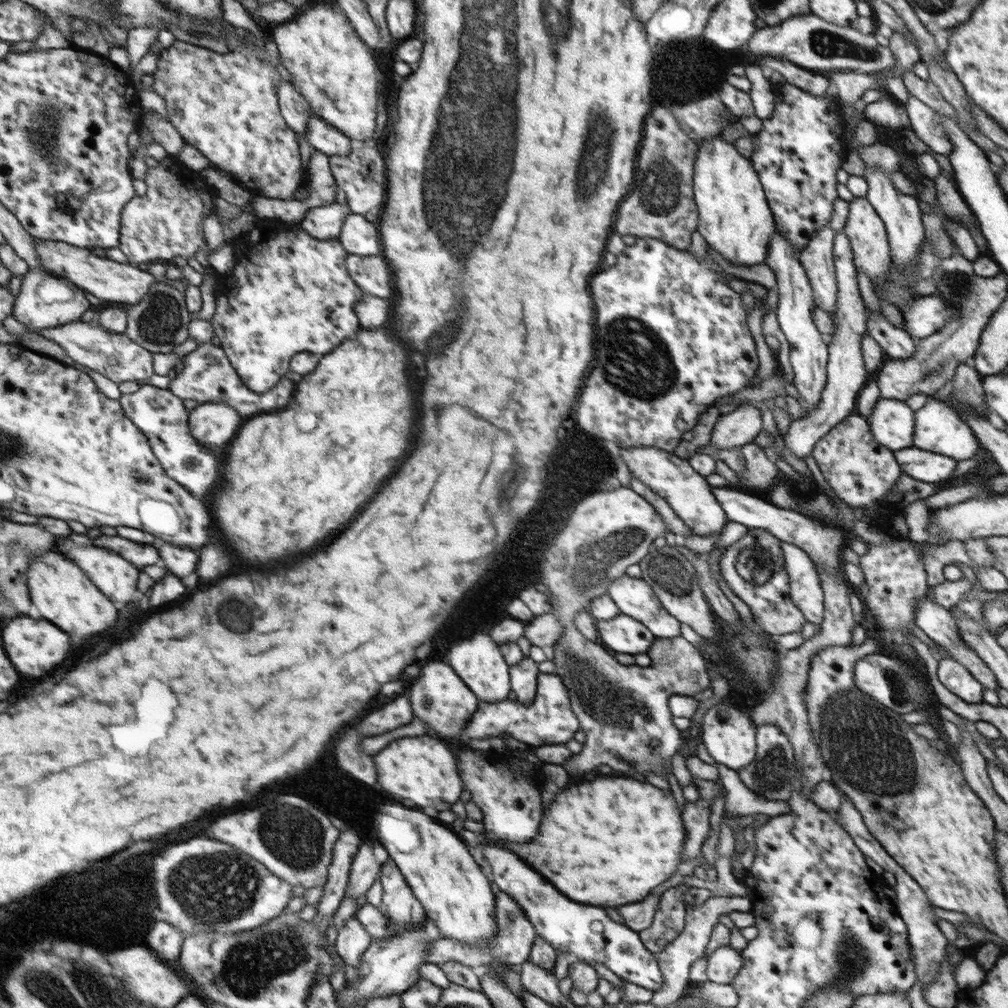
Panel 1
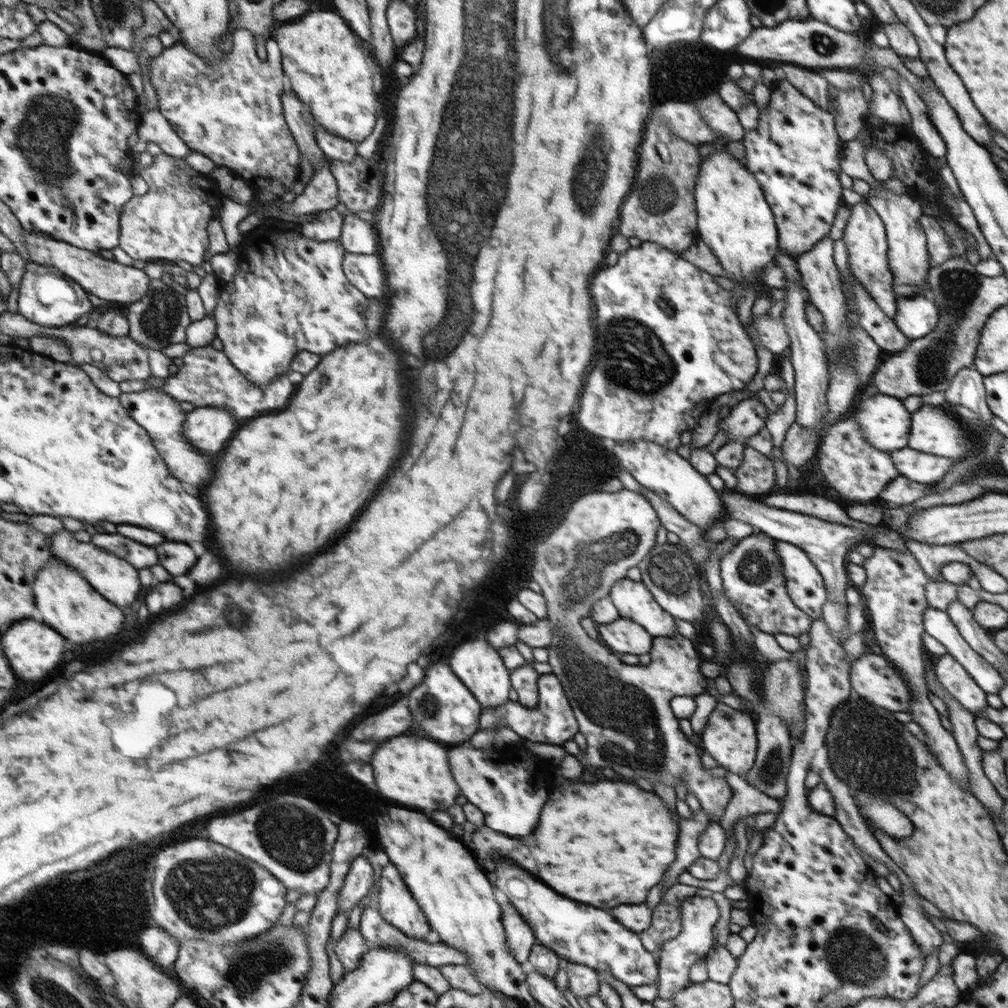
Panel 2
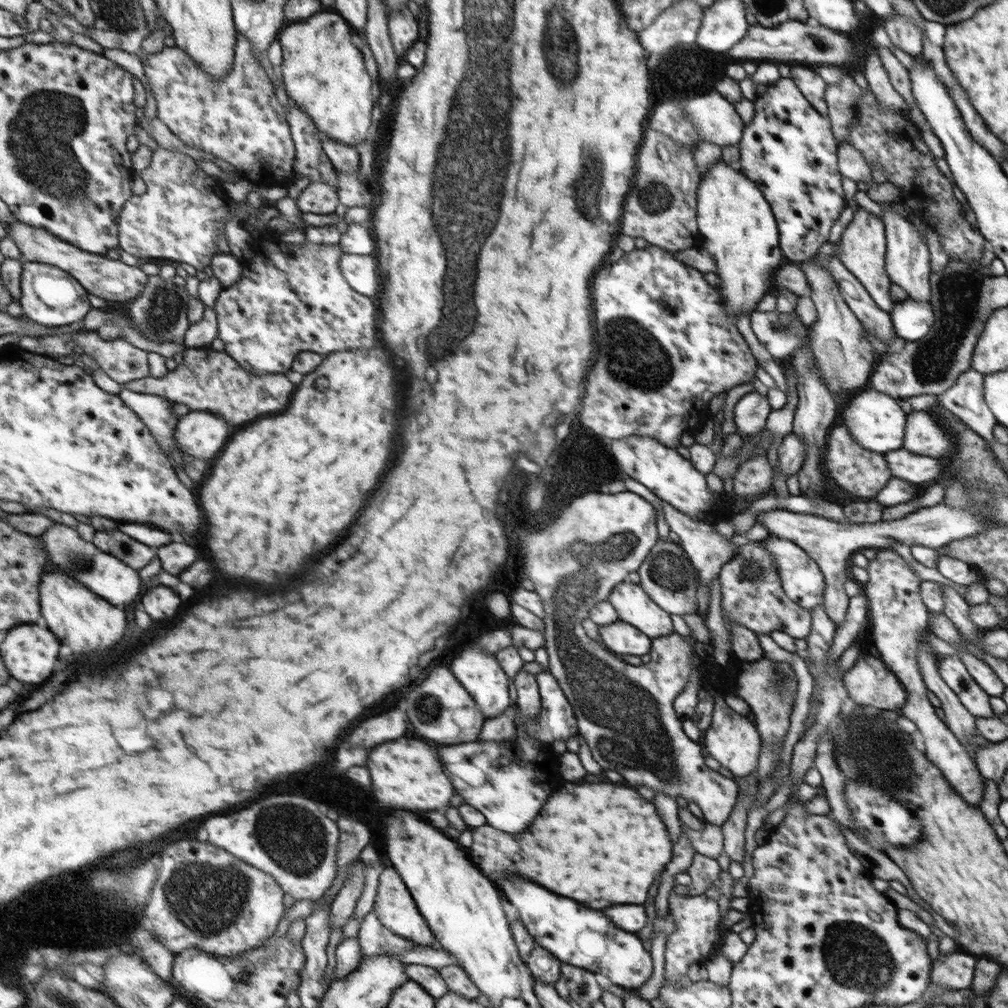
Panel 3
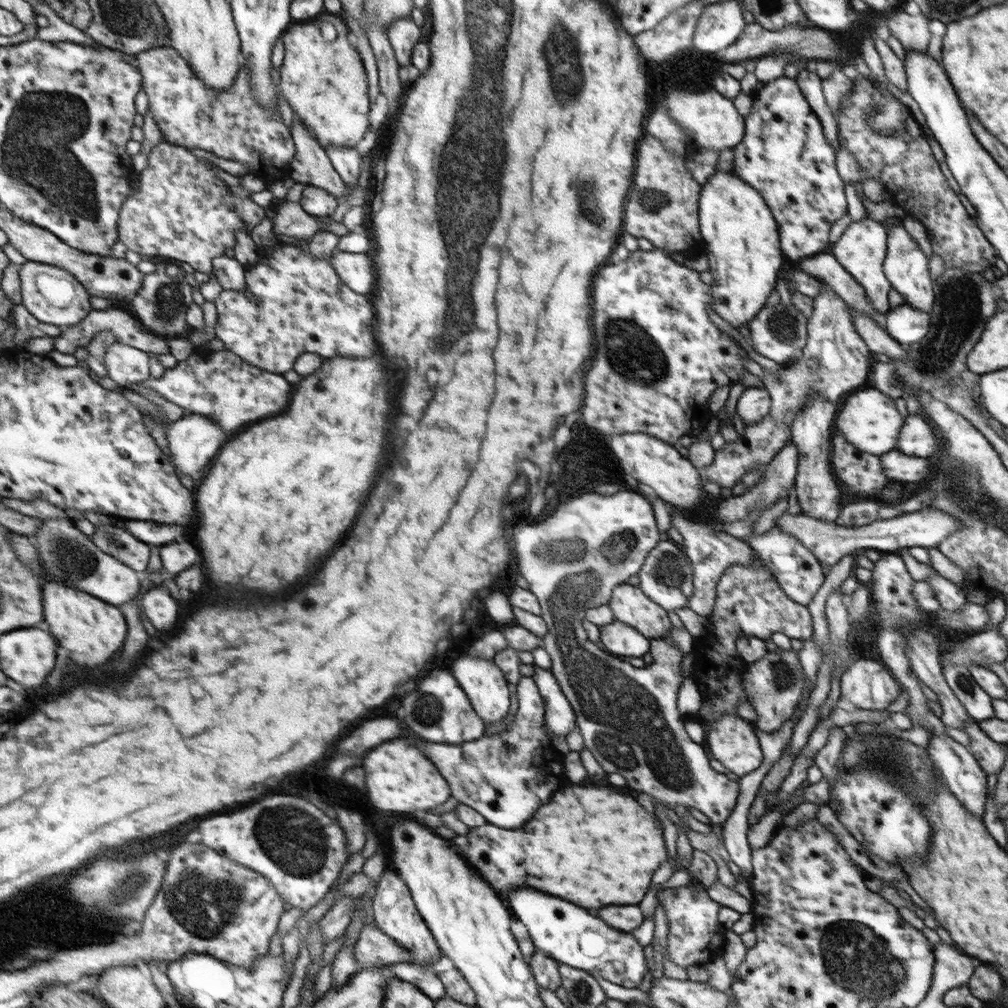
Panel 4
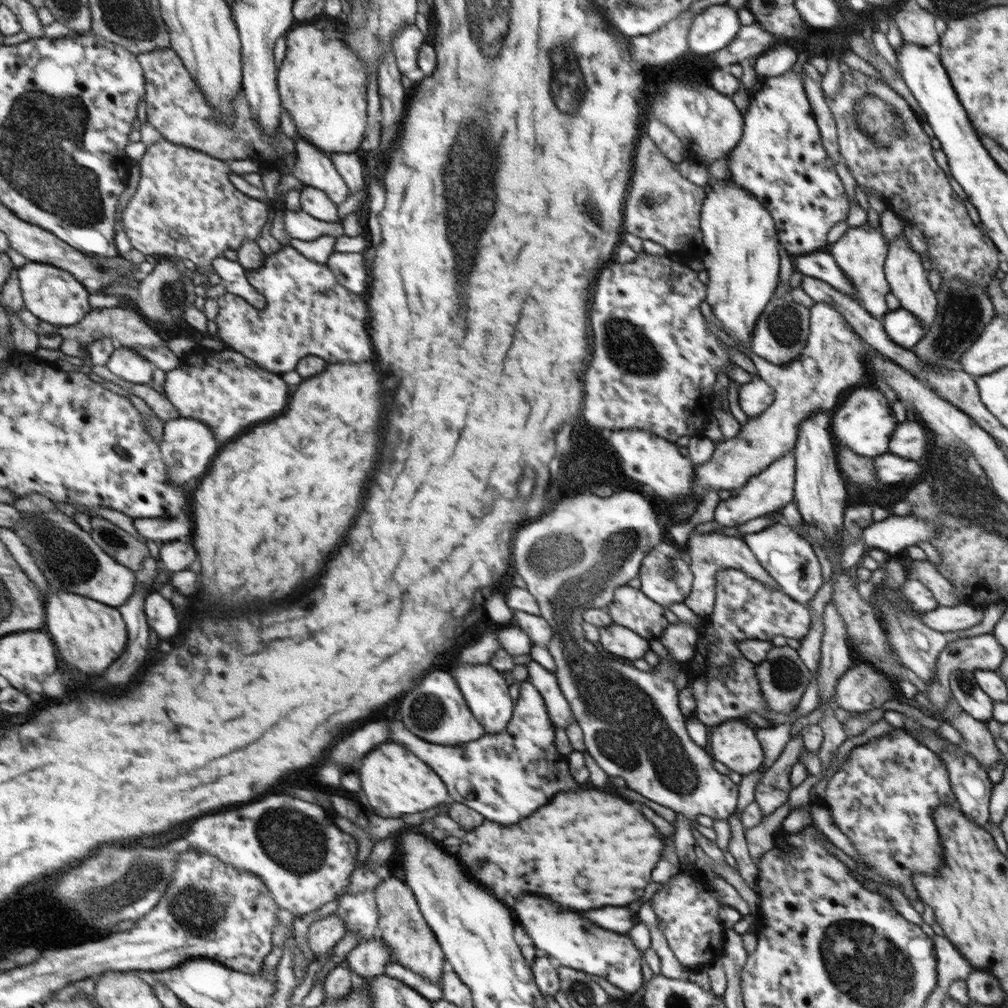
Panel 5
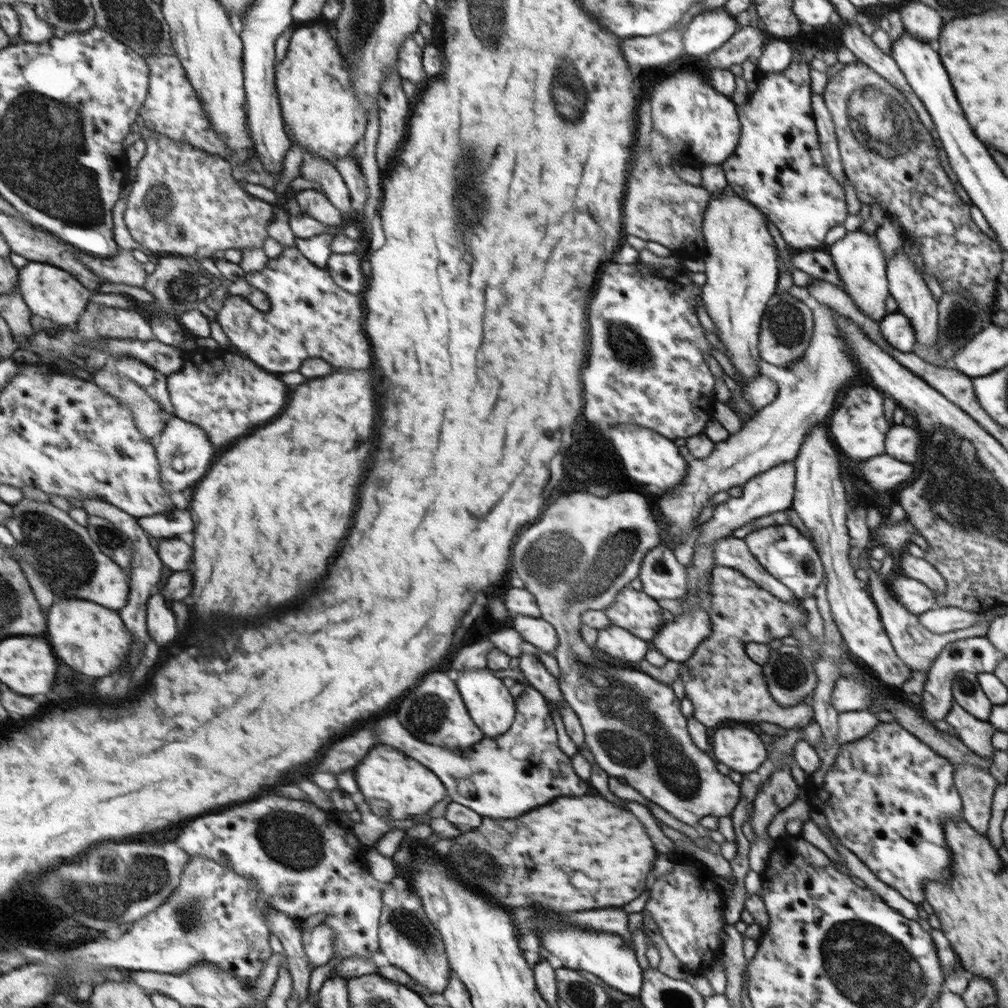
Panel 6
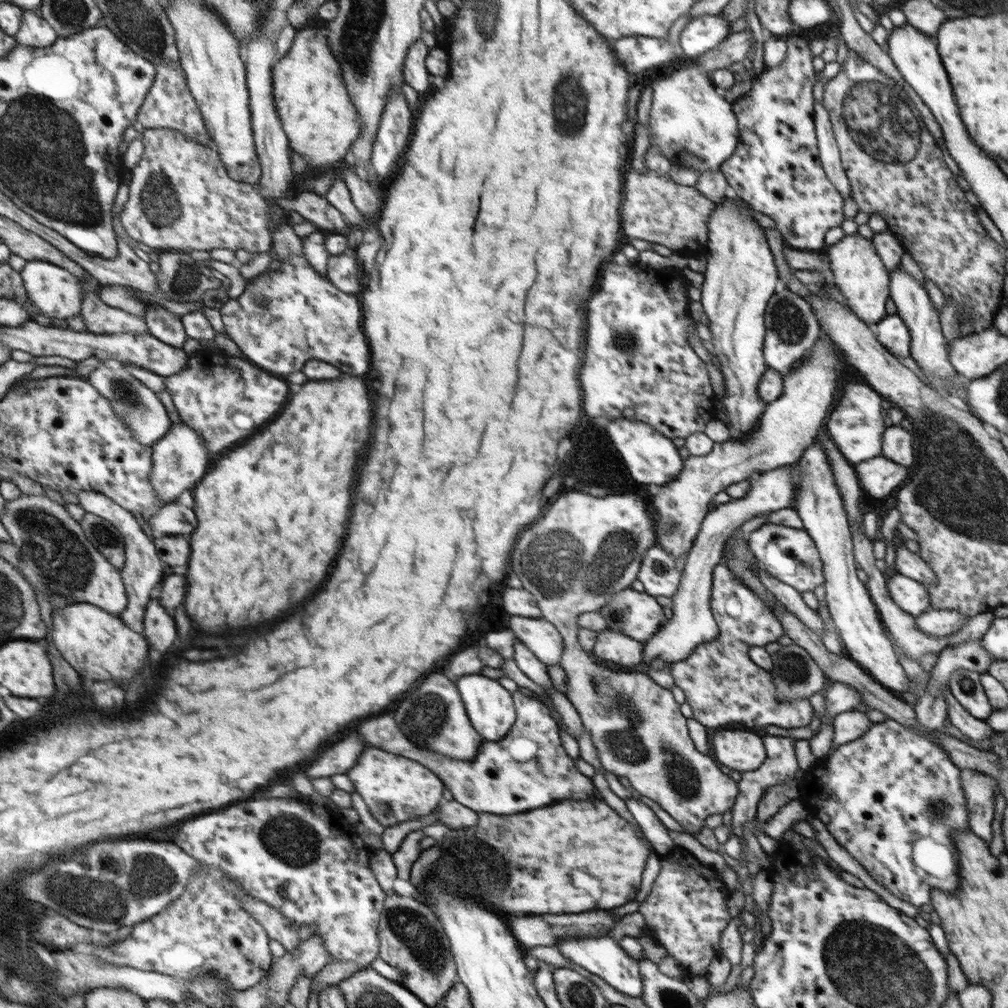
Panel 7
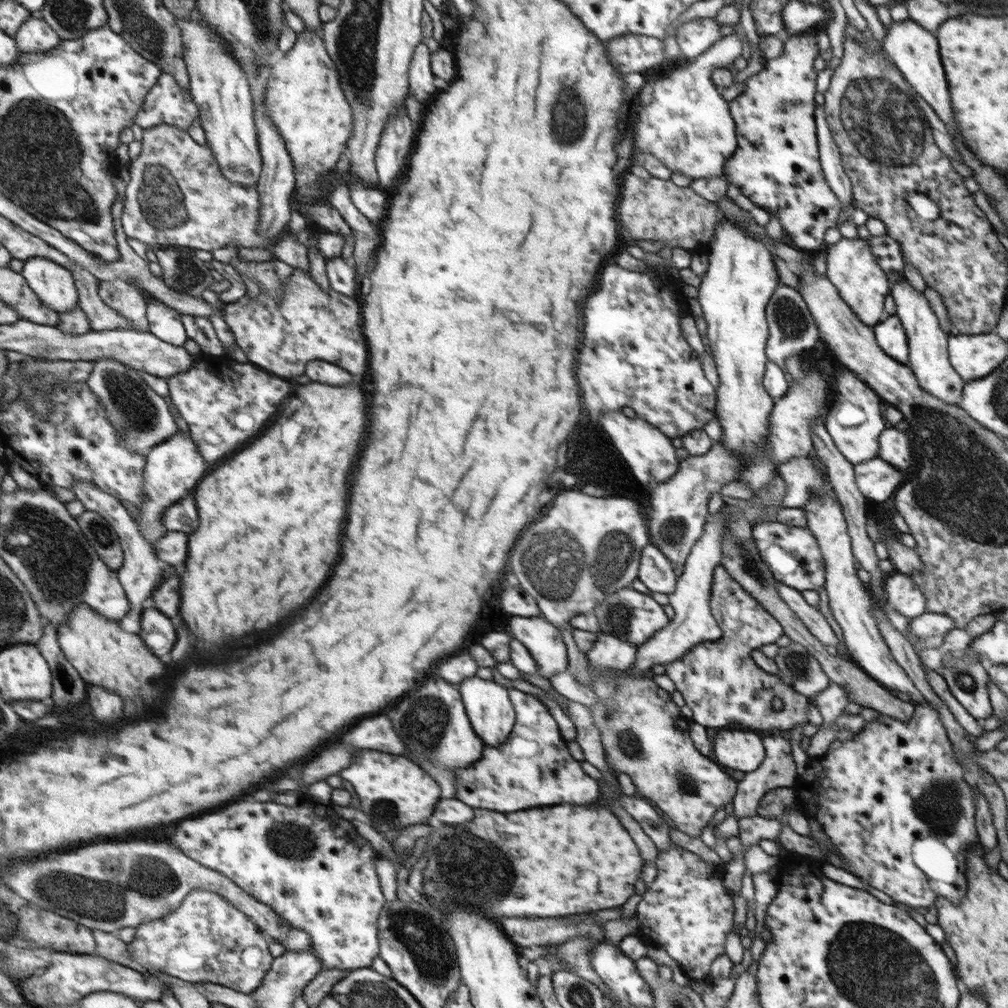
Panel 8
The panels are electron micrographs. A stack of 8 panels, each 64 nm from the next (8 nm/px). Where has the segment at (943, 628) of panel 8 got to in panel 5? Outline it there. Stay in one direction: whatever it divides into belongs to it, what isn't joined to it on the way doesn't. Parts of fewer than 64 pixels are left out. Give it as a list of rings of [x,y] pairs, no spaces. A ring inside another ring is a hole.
[[[970,604],[951,607],[939,605],[934,611],[919,614],[918,617],[929,628],[940,633],[958,632],[972,628],[983,619],[984,608]]]

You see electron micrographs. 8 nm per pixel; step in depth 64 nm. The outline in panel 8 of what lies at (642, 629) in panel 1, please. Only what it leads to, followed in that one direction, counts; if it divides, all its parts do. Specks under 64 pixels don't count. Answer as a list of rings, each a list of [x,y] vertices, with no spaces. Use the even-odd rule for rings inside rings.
[[[601,633],[586,655],[591,668],[598,672],[625,672],[635,662],[638,646],[618,637]]]

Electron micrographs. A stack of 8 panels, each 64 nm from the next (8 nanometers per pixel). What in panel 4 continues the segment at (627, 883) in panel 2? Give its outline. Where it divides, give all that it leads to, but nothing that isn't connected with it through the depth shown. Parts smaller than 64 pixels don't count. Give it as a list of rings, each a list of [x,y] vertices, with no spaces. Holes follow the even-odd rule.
[[[568,786],[558,790],[540,812],[534,812],[532,820],[518,830],[496,828],[490,823],[473,827],[467,834],[468,846],[459,848],[464,852],[464,860],[472,864],[484,880],[492,884],[505,902],[509,902],[509,893],[518,886],[530,886],[550,896],[568,900],[580,908],[602,908],[602,906],[620,906],[634,904],[644,898],[654,870],[668,858],[663,827],[660,821],[644,812],[644,808],[630,796],[612,788],[584,788]]]

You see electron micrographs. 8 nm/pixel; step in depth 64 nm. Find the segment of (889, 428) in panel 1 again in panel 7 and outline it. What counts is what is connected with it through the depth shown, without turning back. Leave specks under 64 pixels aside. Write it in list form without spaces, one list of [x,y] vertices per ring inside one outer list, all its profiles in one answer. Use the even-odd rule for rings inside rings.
[[[846,380],[842,384],[842,398],[833,406],[824,422],[824,430],[829,433],[838,450],[853,464],[875,459],[883,452],[882,434],[886,434],[886,424],[882,418],[882,398],[871,385]]]

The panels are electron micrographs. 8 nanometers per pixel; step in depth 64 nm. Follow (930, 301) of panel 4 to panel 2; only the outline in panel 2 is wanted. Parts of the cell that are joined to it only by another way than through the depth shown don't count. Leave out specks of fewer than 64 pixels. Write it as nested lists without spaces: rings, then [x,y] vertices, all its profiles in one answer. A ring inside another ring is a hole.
[[[878,191],[867,199],[868,203],[875,208],[875,211],[883,219],[887,231],[887,248],[890,250],[890,269],[894,276],[894,281],[898,284],[910,284],[919,286],[919,295],[924,296],[924,278],[930,268],[928,264],[928,251],[926,250],[926,238],[924,230],[918,224],[918,218],[922,216],[920,203],[910,198],[907,194],[896,195],[892,191]]]

